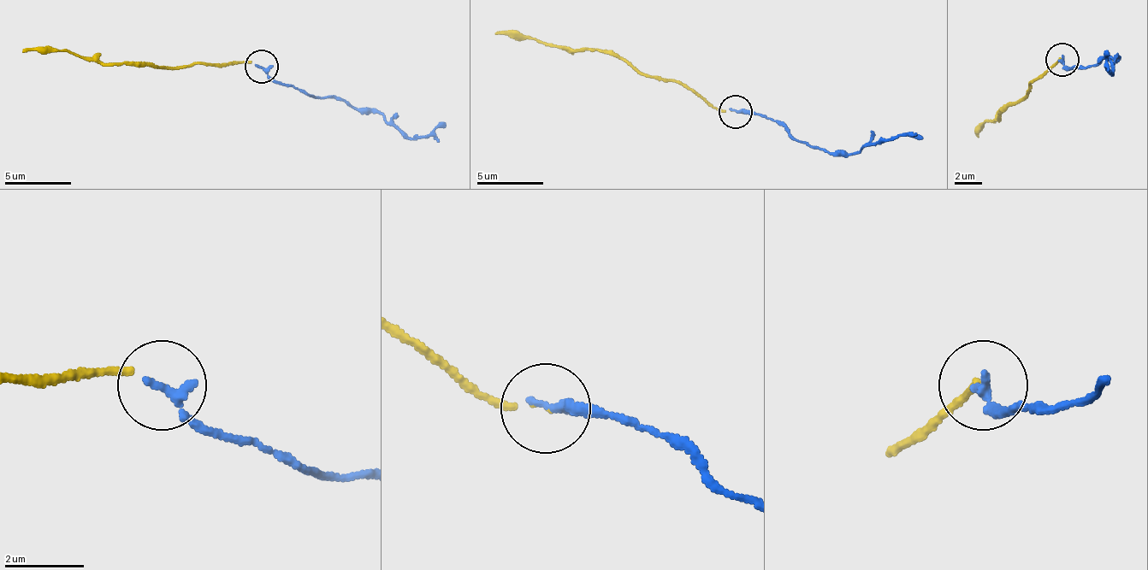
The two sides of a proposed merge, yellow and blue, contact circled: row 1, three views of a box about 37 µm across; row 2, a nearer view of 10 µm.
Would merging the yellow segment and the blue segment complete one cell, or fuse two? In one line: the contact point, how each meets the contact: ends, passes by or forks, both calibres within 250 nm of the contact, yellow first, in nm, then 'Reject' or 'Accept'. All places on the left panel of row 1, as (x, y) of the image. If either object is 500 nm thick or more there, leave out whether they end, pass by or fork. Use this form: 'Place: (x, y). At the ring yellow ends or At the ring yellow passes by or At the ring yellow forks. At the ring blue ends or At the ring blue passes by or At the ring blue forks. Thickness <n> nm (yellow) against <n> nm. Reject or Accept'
Place: (261, 67). At the ring yellow ends. At the ring blue ends. Thickness 40 nm (yellow) against 260 nm. Reject

